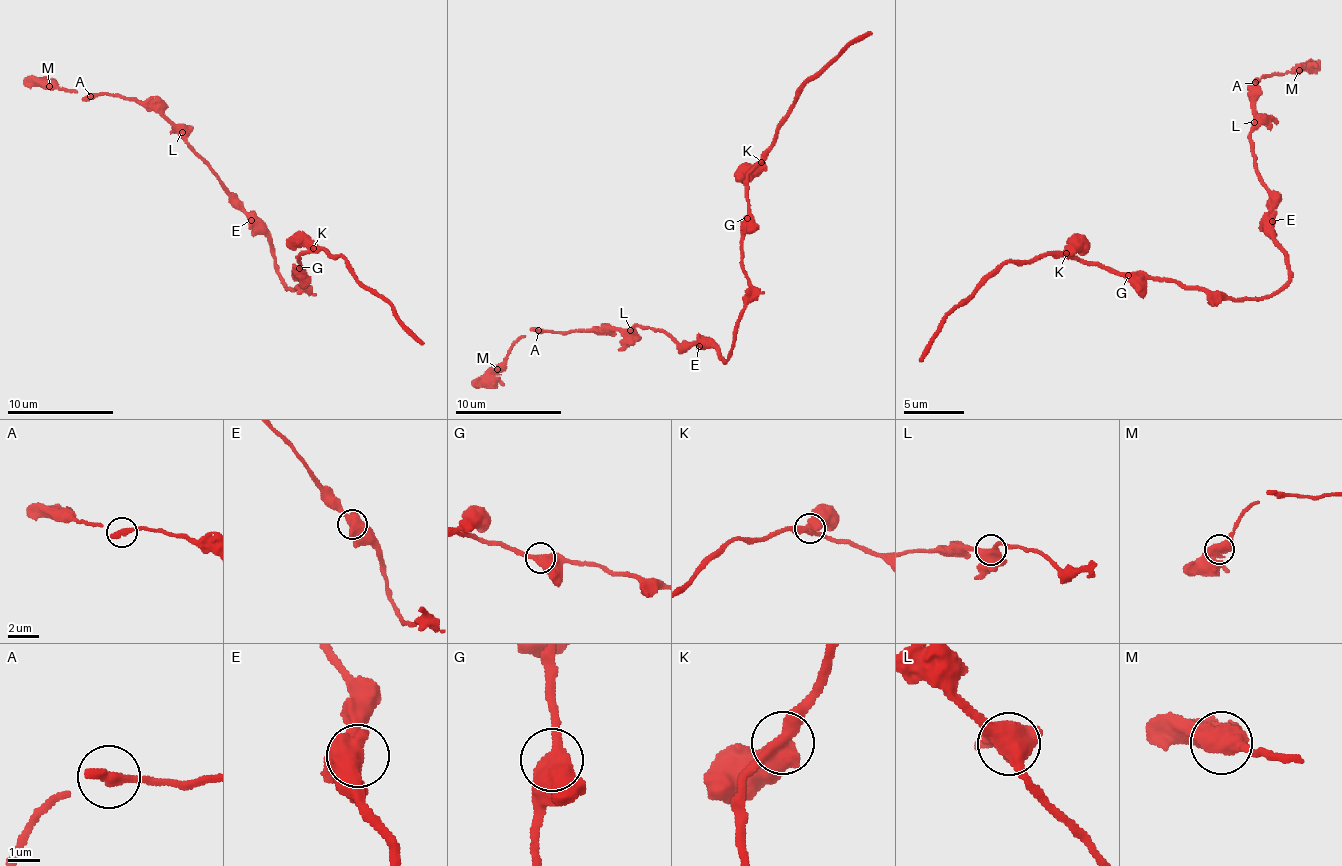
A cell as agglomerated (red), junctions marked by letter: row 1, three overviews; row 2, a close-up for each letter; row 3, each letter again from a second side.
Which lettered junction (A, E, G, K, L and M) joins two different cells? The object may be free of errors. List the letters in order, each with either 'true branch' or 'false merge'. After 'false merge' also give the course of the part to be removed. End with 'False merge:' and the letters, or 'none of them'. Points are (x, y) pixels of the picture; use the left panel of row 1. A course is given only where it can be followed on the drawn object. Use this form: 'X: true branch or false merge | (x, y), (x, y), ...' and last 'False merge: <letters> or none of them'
A: true branch
E: true branch
G: true branch
K: true branch
L: true branch
M: true branch
False merge: none of them

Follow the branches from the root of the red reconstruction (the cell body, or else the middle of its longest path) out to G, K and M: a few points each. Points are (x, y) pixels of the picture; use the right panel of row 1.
G: (1263, 296), (1230, 299), (1206, 290), (1182, 287), (1173, 281), (1152, 281), (1140, 275), (1128, 275)
K: (1263, 296), (1215, 296), (1173, 281), (1117, 275), (1072, 260), (1066, 254)
M: (1263, 296), (1287, 281), (1287, 254), (1275, 239), (1272, 197), (1254, 161), (1254, 83), (1299, 71)

